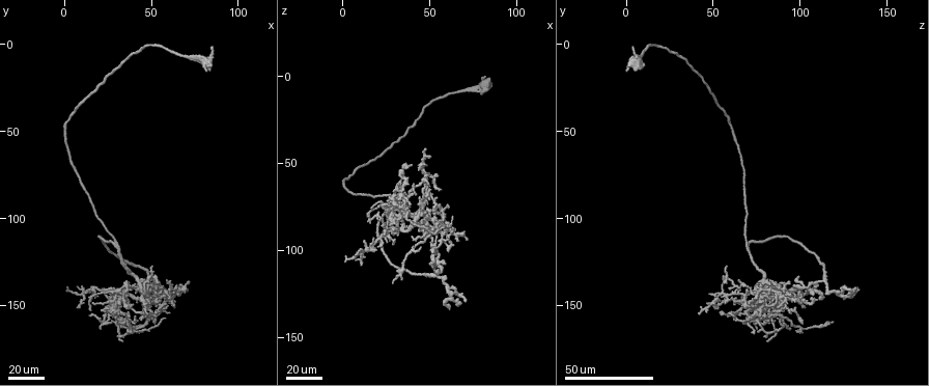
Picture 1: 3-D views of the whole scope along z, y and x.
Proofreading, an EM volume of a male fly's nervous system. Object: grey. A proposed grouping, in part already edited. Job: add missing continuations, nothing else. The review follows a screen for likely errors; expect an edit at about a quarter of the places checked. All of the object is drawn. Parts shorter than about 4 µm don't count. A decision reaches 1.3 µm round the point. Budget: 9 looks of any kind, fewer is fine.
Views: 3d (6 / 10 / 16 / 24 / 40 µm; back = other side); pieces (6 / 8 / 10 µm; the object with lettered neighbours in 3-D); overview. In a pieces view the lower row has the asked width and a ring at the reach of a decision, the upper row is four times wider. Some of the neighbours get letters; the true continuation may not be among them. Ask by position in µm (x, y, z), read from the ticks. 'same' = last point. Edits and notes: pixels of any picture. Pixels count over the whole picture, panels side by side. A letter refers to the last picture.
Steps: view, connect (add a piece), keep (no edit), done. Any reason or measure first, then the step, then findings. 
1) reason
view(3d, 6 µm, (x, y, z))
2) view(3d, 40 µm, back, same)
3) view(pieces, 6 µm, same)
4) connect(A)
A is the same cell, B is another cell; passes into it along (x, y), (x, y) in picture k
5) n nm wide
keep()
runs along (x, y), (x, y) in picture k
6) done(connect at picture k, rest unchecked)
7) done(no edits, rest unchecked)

an open end
view(3d, 24 µm, (12, 143, 94))

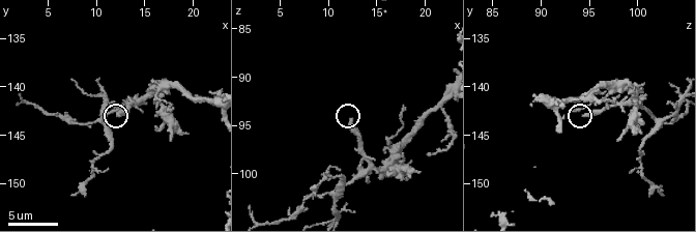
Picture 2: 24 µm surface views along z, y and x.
see the neighbours
view(pieces, 10 µm, (12.0, 143.0, 94.6))

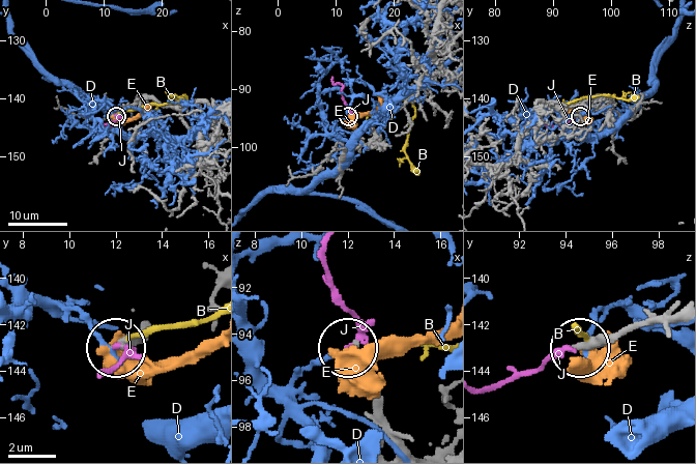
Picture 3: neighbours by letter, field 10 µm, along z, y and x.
connect(J)
J is the same cell, B, D and E are other cells; the cell continues

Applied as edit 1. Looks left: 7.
branch stops here
view(3d, 24 µm, (29, 153, 64))

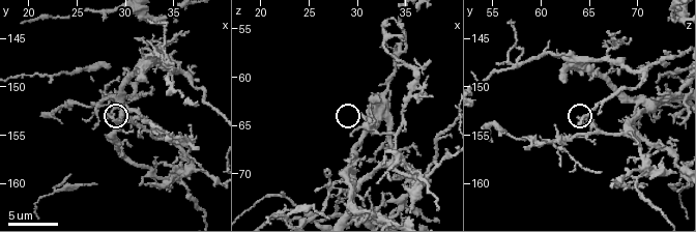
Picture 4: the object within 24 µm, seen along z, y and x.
see the neighbours
view(pieces, 10 µm, (30.6, 153.2, 63.6))

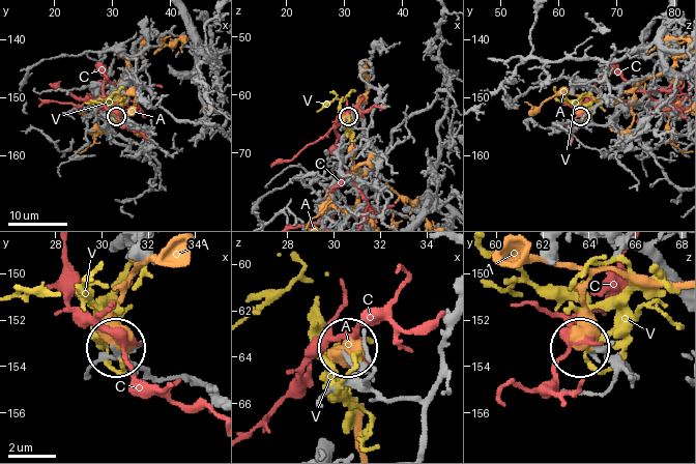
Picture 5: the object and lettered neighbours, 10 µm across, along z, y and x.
260 nm wide
keep()
A, C and V are other cells; runs along (183, 382), (154, 378), (114, 347) in picture 5; none of them fits

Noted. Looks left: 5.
view(pieces, 6 µm, (20.6, 140.8, 98.2))

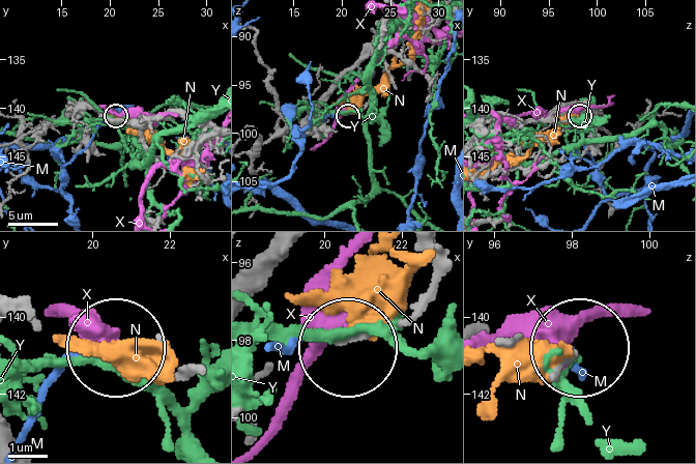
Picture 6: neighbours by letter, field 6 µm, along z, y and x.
keep()
M, N, X and Y are other cells; no lettered piece goes on from it

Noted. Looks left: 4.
branch stops here
view(pieces, 6 µm, (17.6, 145.4, 98.0))

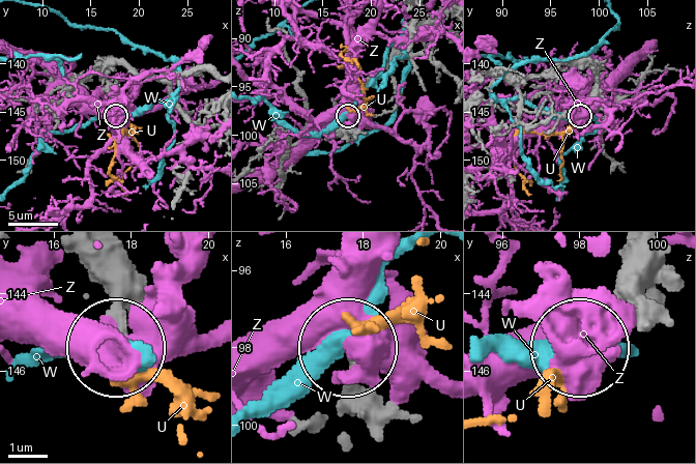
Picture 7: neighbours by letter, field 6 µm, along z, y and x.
connect(U)
U is the same cell, W and Z are other cells; passes into it along (344, 390), (353, 341), (406, 295) in picture 7; the cell continues

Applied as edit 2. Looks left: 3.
done(connect at picture 3, connect at picture 7, rest unchecked)

